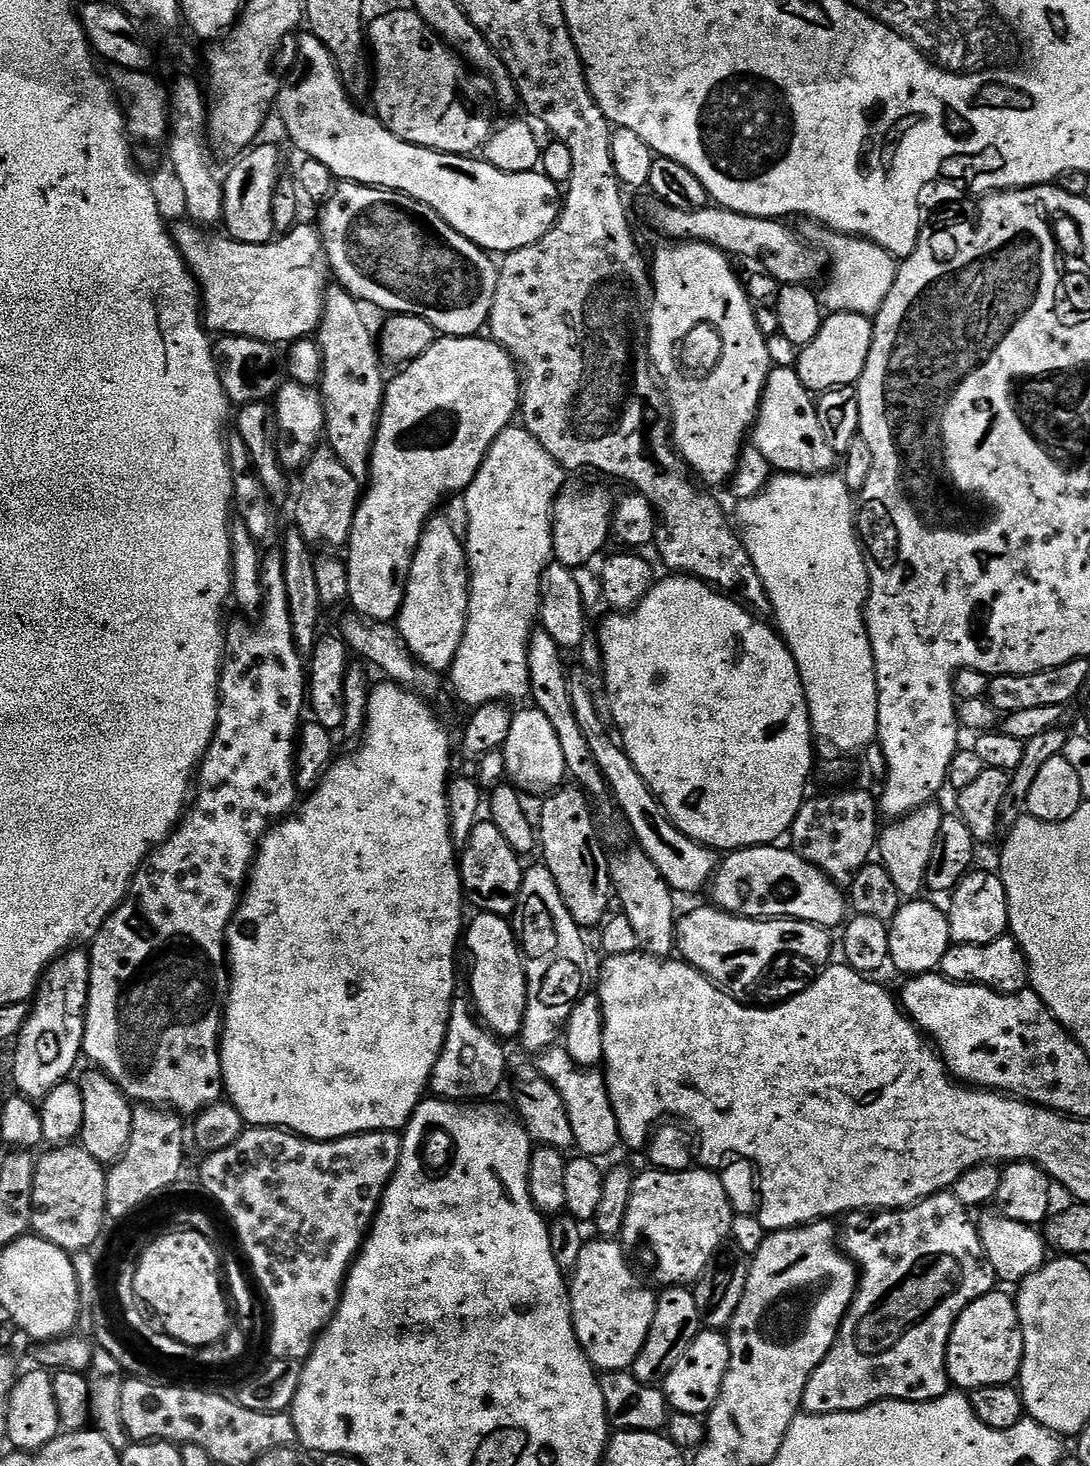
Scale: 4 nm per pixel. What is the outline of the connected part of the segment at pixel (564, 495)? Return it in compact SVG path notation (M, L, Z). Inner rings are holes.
M569 488L557 493L552 510L553 557L567 568L585 567L610 538L613 497L602 488Z

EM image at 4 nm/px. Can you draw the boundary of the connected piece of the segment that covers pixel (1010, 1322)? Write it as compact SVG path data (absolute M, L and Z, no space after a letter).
M999 1290L979 1296L956 1320L948 1339L948 1378L957 1389L1011 1385L1019 1377L1024 1357L1024 1335L1015 1299Z

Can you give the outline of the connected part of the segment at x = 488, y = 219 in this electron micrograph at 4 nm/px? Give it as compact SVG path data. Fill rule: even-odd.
M305 34L300 40L300 45L296 48L296 65L292 68L292 73L288 76L288 81L283 81L282 87L276 93L274 101L275 107L280 108L280 120L284 123L284 128L288 131L288 136L292 139L292 144L301 153L301 157L308 157L310 159L317 159L326 166L327 170L332 172L332 175L337 181L347 182L349 184L368 184L372 188L385 188L391 192L401 192L410 198L414 198L423 204L429 204L439 216L444 219L450 226L454 226L454 230L458 230L458 234L462 234L462 238L470 238L470 242L474 242L479 248L483 248L489 254L507 254L530 246L534 242L538 242L544 237L548 231L556 224L557 218L560 216L560 209L562 207L562 188L561 185L556 184L553 180L545 176L539 170L531 172L522 171L508 171L506 169L496 169L490 165L483 158L473 158L471 155L465 154L463 156L454 156L451 152L434 152L430 148L423 148L417 144L406 142L402 138L398 138L392 131L381 122L379 116L373 114L371 111L363 112L360 108L355 108L353 97L348 95L344 84L340 80L340 72L336 68L336 62L333 60L330 50L326 50L326 46L318 39L317 36Z

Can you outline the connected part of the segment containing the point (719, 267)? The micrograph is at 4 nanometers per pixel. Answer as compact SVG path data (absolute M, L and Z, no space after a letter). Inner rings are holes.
M668 242L665 245L665 248L658 249L653 256L650 256L650 292L652 297L650 307L646 312L648 359L663 391L666 393L666 408L670 413L670 435L676 451L680 453L680 459L695 475L697 472L706 483L720 484L724 479L725 483L736 471L741 451L746 444L746 437L749 435L752 425L756 423L756 412L760 408L760 399L768 381L768 373L774 367L767 349L766 332L760 329L760 324L756 321L757 309L748 296L748 292L744 289L741 277L739 275L736 277L736 272L732 269L733 261L725 253L717 250L713 244L699 242Z

